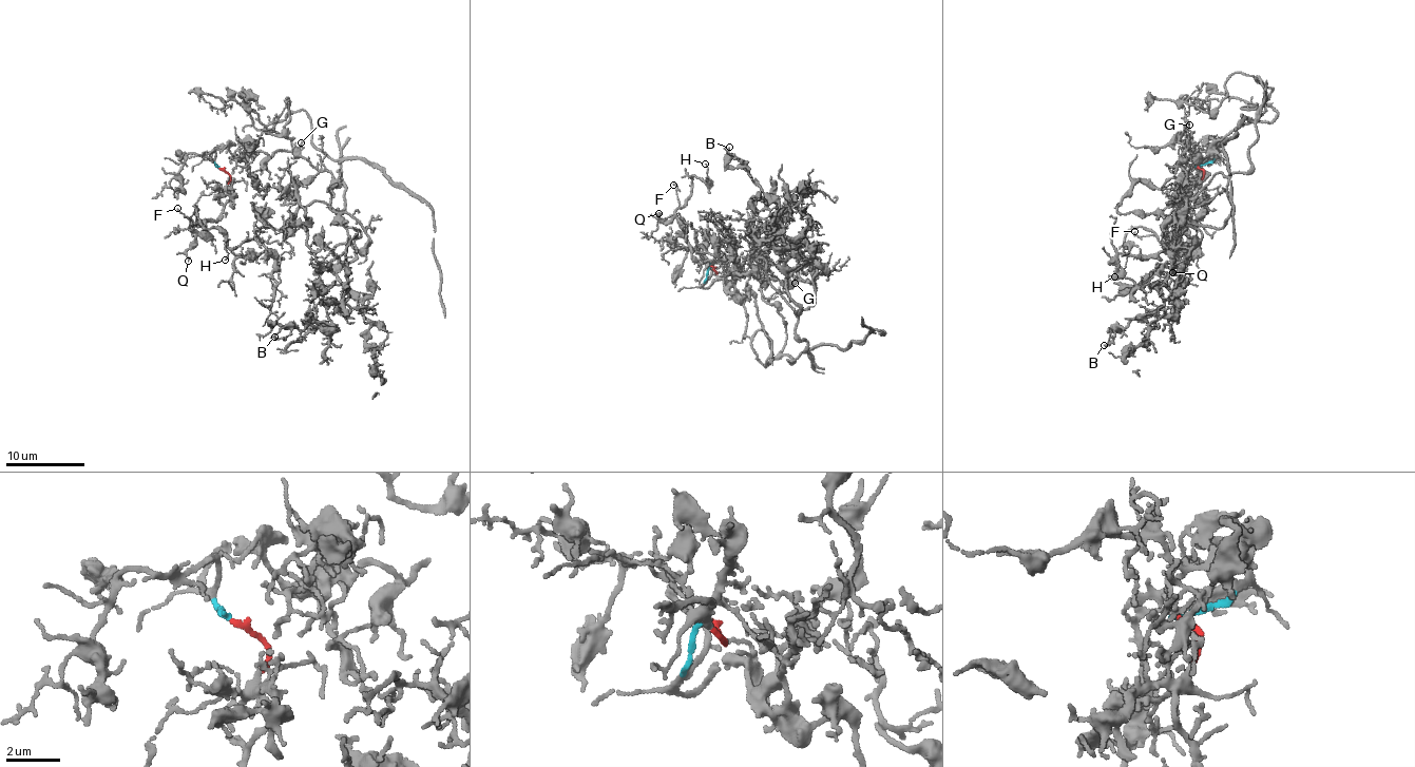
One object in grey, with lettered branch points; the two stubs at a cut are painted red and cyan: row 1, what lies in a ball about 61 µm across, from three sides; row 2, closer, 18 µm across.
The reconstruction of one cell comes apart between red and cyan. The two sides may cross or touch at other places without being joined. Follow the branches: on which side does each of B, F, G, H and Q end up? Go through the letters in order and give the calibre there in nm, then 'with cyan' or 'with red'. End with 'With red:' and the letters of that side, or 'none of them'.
B: 120 nm thick; with cyan
F: 120 nm thick; with red
G: 130 nm thick; with cyan
H: 100 nm thick; with red
Q: 120 nm thick; with red
With red: F, H, Q

